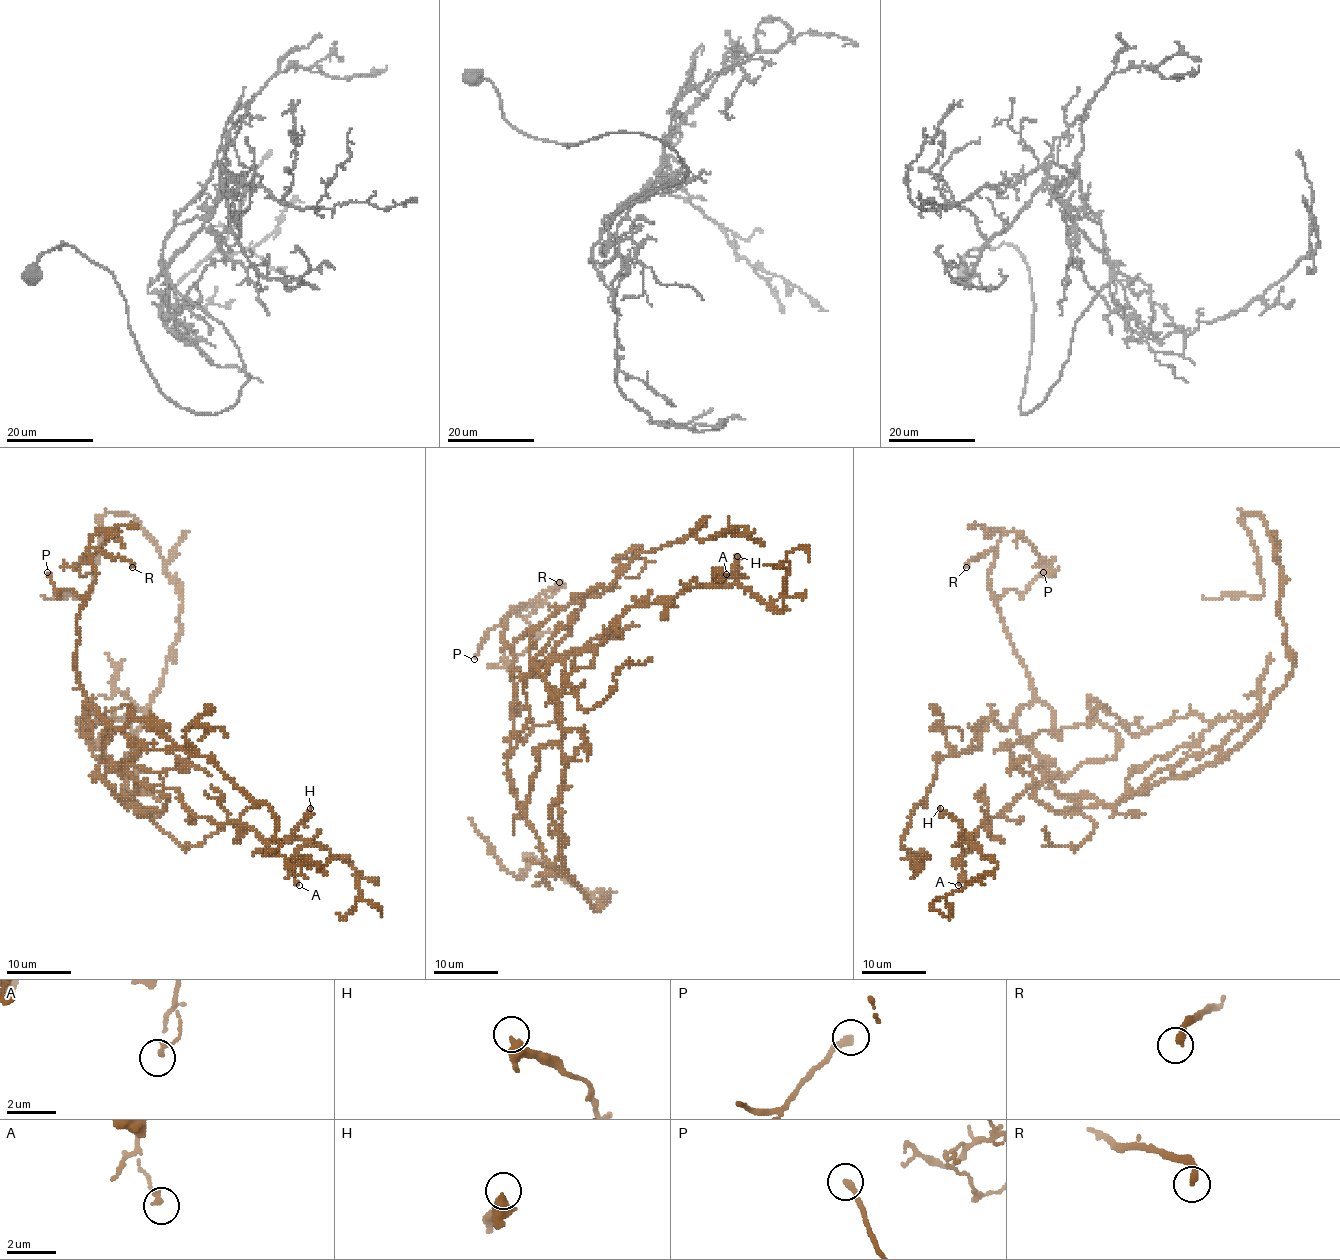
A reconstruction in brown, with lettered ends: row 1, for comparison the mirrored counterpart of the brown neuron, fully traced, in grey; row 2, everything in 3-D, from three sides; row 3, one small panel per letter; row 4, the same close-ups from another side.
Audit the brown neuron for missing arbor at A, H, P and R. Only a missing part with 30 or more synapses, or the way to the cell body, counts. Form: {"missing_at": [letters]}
{"missing_at": ["R"]}

